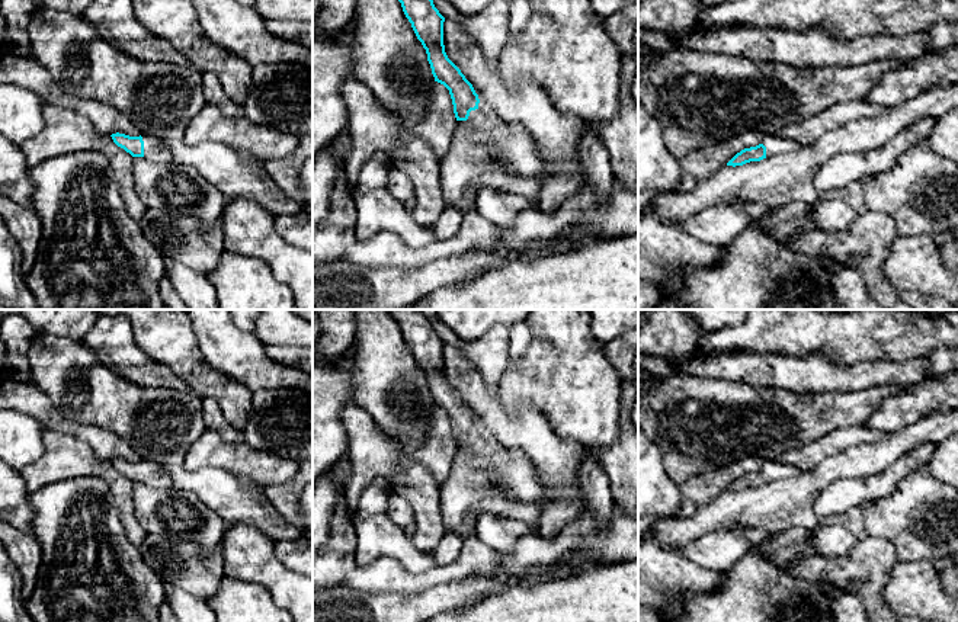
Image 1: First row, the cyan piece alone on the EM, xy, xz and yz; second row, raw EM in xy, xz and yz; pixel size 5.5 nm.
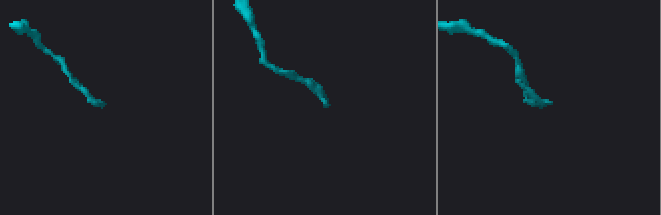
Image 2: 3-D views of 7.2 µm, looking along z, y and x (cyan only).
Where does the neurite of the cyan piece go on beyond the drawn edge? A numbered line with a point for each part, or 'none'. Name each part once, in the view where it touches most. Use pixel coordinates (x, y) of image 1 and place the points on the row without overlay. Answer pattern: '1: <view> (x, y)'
1: xz (509, 468)

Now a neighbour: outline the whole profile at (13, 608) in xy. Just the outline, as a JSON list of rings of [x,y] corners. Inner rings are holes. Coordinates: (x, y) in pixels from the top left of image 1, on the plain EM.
[[[0,542],[0,622],[33,622],[22,597],[19,570]]]

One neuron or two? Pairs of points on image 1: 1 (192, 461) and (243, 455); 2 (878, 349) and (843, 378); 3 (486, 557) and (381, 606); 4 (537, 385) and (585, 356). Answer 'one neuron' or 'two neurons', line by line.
1: one neuron
2: two neurons
3: two neurons
4: one neuron

